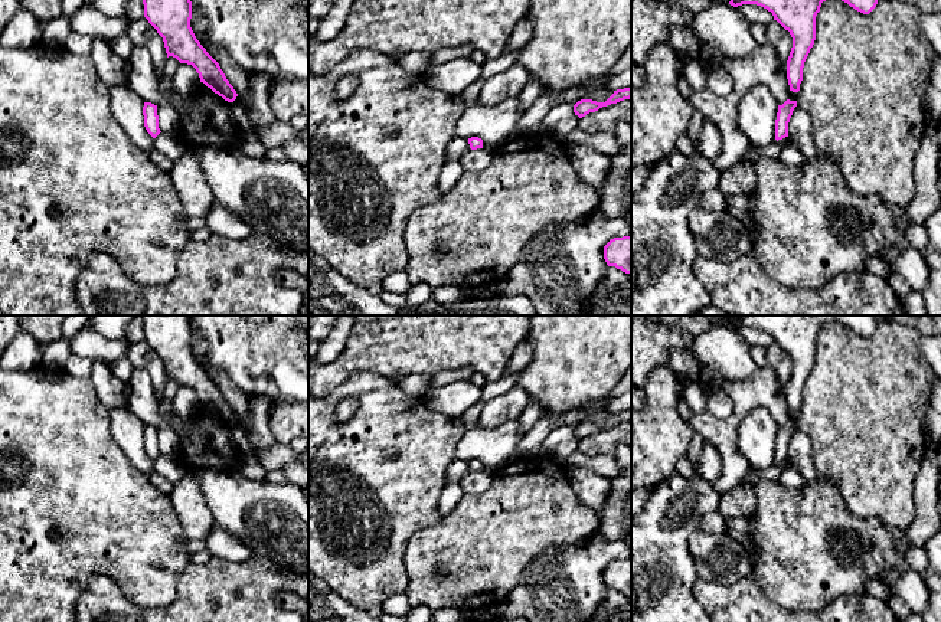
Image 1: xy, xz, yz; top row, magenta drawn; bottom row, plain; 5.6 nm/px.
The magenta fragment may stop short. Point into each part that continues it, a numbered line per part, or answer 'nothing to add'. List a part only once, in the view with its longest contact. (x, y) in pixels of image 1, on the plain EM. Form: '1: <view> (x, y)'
nothing to add

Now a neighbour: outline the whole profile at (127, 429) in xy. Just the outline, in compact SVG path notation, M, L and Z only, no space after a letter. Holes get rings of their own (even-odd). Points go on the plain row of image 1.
M127 409L111 410L110 418L110 431L117 445L143 474L147 475L153 472L154 461L147 455L144 449L144 423L135 416L135 413Z

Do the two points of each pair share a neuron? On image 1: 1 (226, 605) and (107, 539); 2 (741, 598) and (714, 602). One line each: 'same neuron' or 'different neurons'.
1: different neurons
2: same neuron

